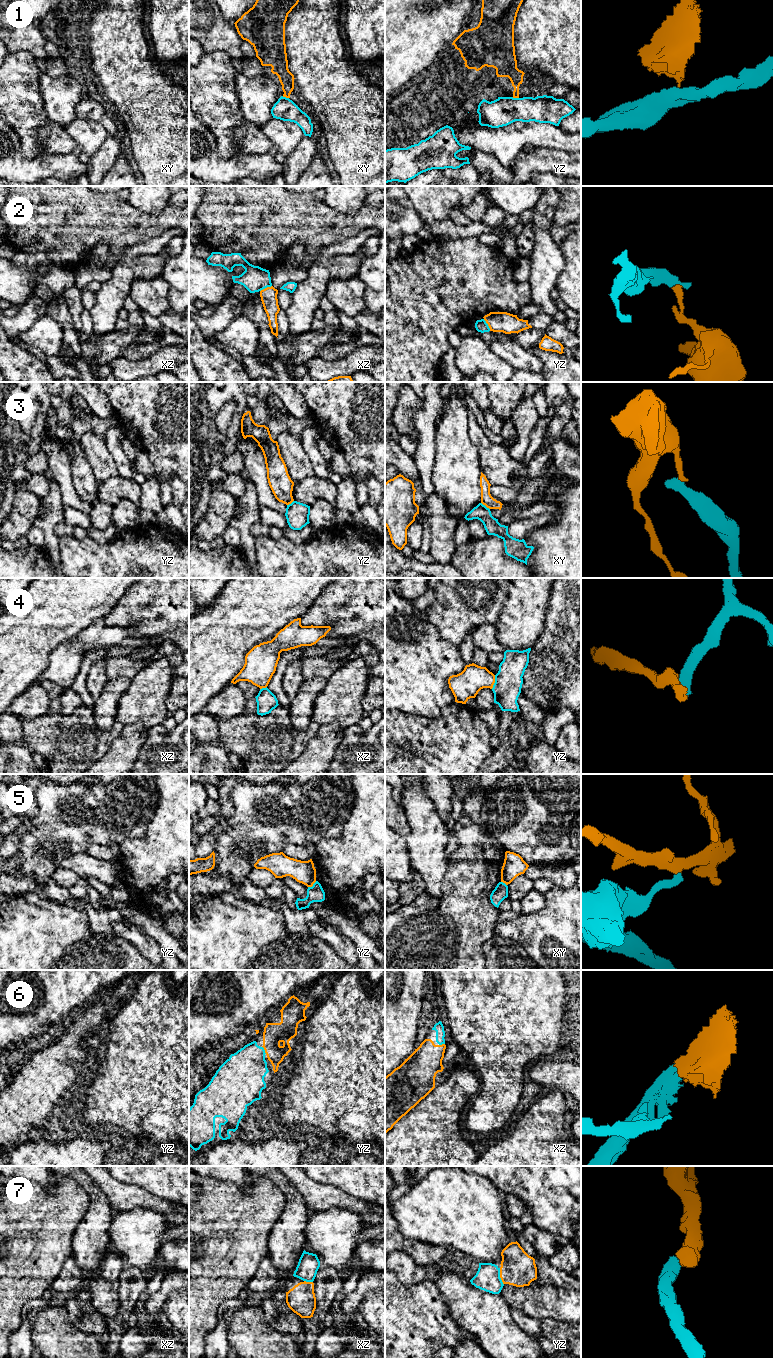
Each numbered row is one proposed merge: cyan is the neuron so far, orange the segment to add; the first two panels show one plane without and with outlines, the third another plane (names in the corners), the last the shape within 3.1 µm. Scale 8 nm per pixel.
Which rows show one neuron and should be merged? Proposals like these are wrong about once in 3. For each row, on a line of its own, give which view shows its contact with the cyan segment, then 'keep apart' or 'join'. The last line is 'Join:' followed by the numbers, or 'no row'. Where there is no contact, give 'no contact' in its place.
1: meets cyan in xy; keep apart
2: meets cyan in xz; keep apart
3: meets cyan in xy; keep apart
4: meets cyan in yz; keep apart
5: meets cyan in yz; keep apart
6: meets cyan in yz; join
7: meets cyan in yz; join
Join: 6, 7

